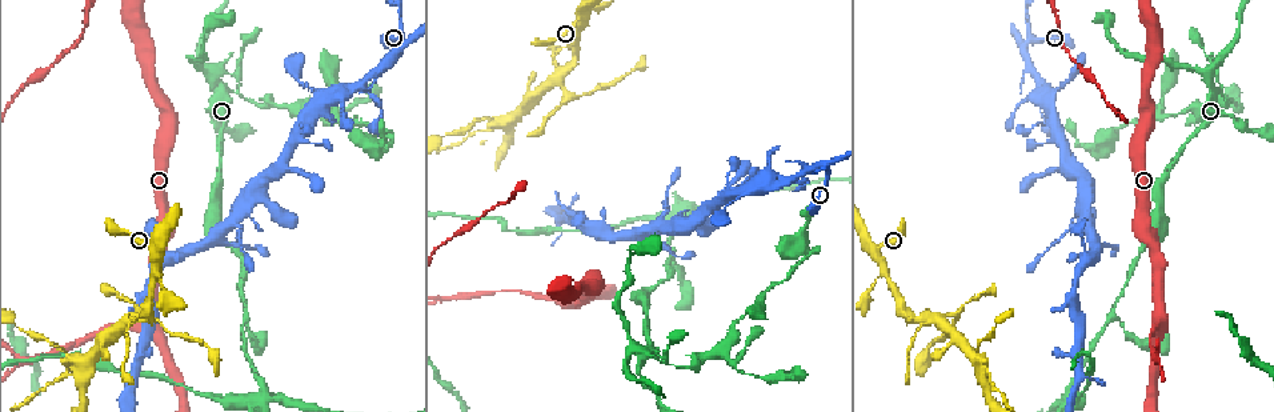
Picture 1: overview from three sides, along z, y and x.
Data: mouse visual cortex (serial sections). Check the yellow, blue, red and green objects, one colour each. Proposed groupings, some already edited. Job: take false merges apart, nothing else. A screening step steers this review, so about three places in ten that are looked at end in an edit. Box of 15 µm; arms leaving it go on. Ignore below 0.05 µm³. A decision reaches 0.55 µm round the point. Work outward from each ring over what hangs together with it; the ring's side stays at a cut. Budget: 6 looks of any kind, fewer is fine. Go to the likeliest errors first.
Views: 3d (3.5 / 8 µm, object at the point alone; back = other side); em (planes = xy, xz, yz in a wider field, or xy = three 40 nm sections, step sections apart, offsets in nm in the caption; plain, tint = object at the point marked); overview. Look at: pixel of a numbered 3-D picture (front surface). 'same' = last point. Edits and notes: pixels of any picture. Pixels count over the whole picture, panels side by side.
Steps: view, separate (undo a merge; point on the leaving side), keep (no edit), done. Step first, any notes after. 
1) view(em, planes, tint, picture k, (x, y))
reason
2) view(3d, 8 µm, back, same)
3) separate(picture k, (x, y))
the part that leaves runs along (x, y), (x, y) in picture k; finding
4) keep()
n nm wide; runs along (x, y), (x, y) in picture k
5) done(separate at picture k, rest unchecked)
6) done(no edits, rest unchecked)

view(3d, 8 µm, picture 1, (574, 98))
three arms meet

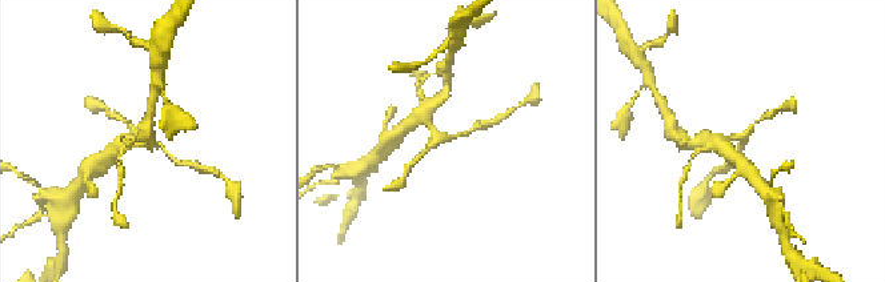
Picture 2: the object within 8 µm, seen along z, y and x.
view(3d, 3.5 µm, picture 2, (743, 136))
closer look

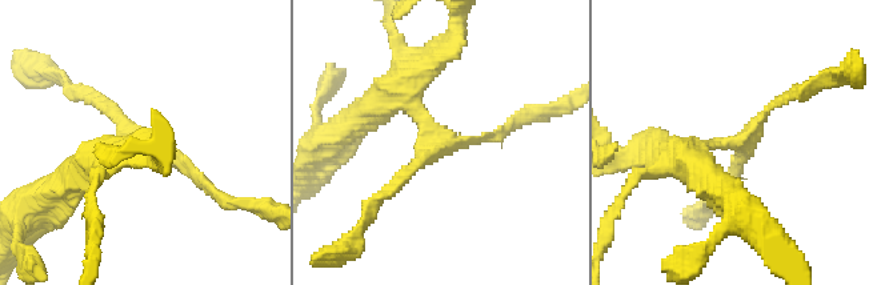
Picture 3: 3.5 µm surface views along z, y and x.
view(em, xy, step 5, tint, picture 3, (447, 146))
3 arms; arms of 150, 150, 300 nm; shape alone is not enough

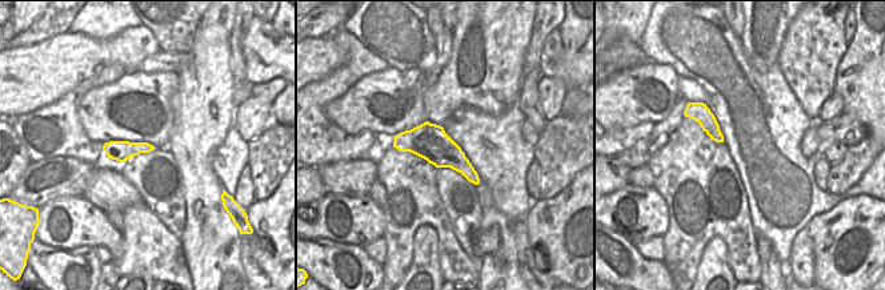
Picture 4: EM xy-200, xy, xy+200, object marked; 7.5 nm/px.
separate(picture 3, (416, 164))
the part that leaves runs along (428, 127), (453, 144), (531, 113) in picture 3; a second cell is stuck on

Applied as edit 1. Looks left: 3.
view(overview)

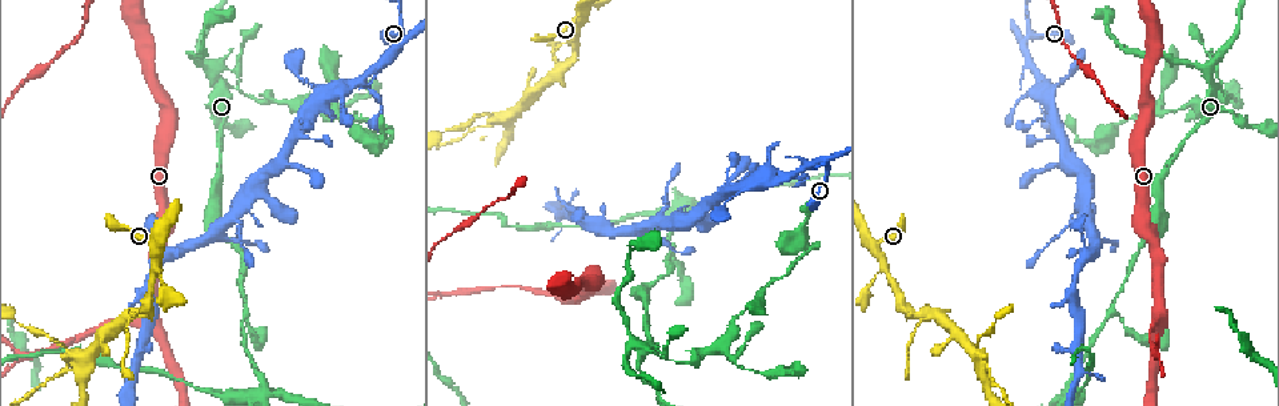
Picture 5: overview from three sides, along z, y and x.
view(3d, 3.5 µm, picture 5, (977, 359))
abrupt turn

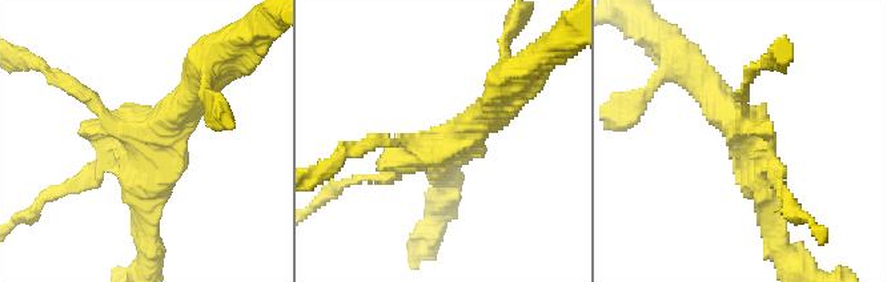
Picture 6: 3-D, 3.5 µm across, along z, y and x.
view(em, xy, step 5, tint, picture 6, (445, 145))

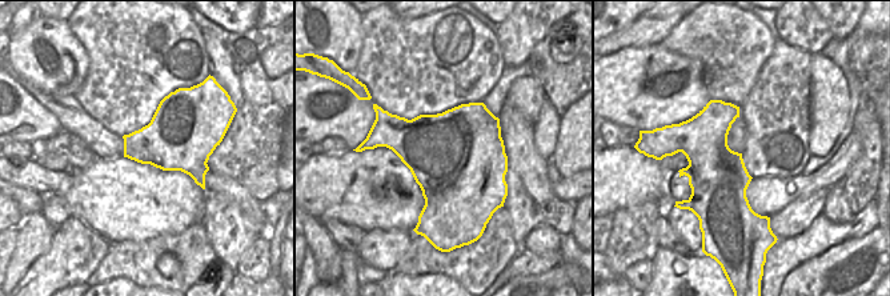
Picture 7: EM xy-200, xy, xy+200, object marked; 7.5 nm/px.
keep()
runs along (501, 91), (448, 142), (378, 142) in picture 6; all the same cell

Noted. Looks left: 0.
done(separate at picture 3, rest unchecked)

